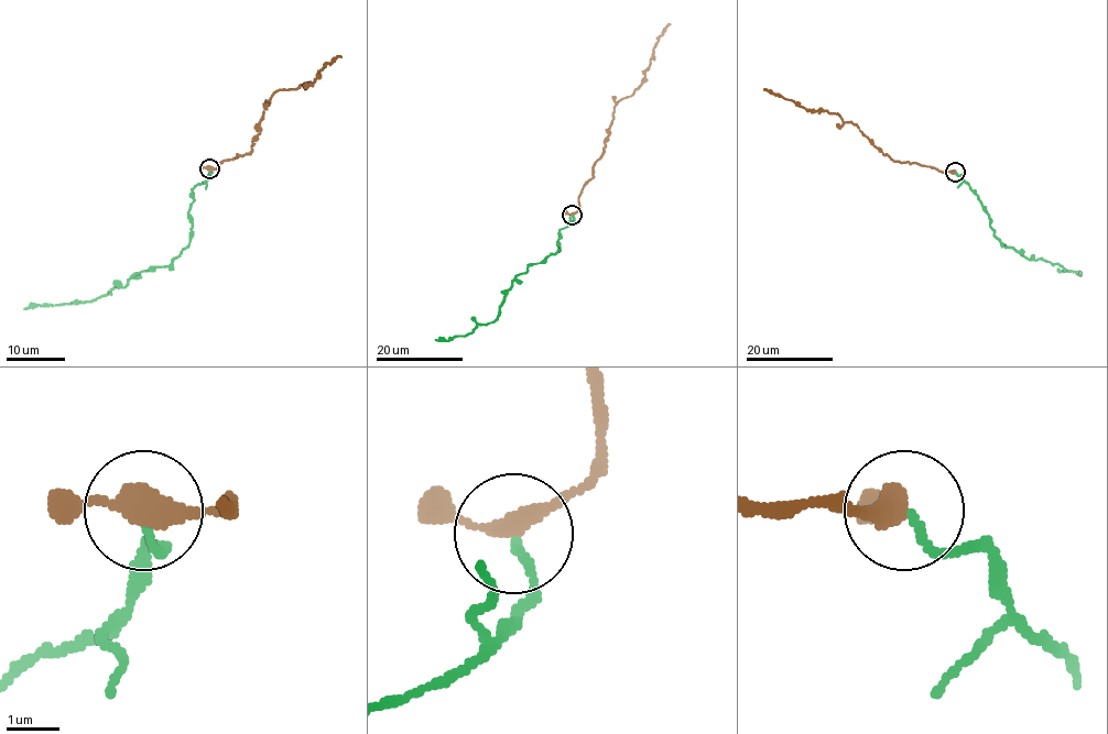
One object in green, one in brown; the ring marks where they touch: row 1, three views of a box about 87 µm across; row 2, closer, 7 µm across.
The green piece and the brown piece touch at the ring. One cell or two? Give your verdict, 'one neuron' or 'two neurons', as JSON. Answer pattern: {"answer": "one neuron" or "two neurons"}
{"answer": "one neuron"}

